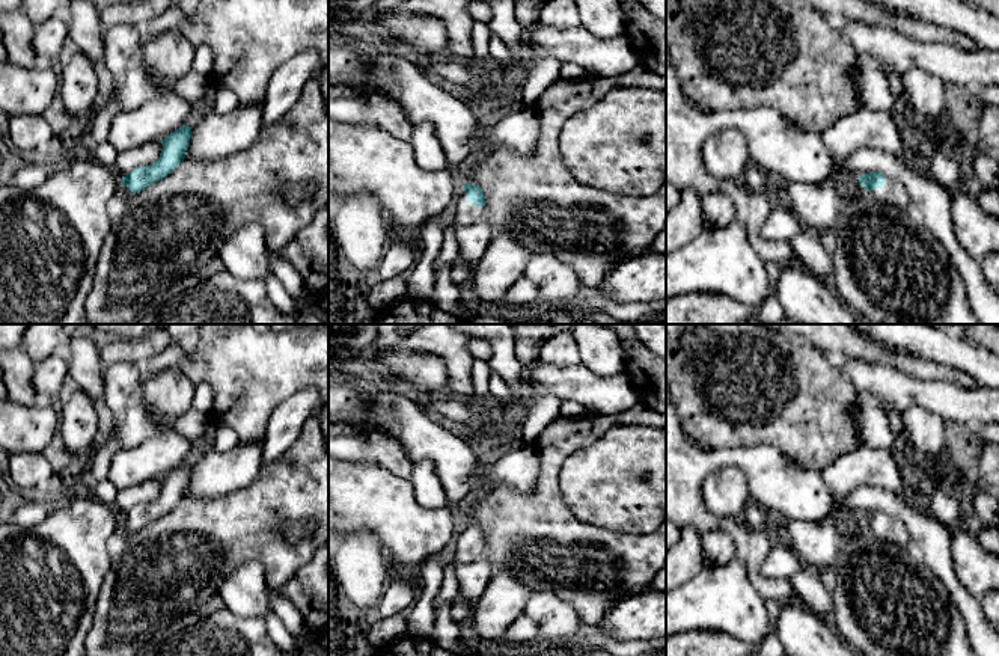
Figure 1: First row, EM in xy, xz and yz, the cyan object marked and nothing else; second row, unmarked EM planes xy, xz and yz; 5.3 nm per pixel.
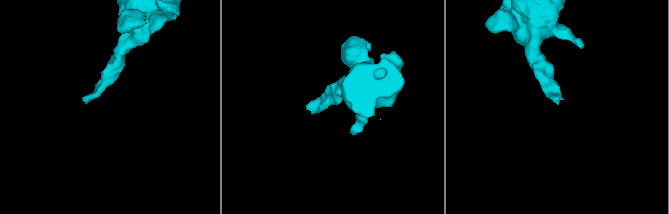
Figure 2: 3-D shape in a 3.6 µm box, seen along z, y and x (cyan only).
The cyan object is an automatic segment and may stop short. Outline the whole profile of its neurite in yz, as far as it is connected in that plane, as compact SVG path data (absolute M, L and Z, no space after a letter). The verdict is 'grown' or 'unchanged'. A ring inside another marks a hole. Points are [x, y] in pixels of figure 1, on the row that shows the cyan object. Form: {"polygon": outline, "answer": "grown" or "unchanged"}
{"polygon": "M869 172L857 178L859 184L884 204L901 210L912 208L910 198L904 187L894 178L881 172Z", "answer": "grown"}

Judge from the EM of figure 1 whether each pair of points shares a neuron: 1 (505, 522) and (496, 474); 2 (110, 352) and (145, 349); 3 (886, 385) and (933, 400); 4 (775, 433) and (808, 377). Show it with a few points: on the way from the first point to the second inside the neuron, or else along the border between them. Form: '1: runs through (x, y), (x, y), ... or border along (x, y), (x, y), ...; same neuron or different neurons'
1: border along (535, 484), (531, 492), (494, 486), (469, 502); different neurons
2: runs through (119, 350), (136, 350); same neuron
3: runs through (898, 391), (921, 394); same neuron
4: runs through (788, 419), (797, 410), (800, 391); same neuron

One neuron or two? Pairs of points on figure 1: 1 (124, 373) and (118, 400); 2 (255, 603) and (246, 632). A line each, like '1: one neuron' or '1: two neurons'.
1: one neuron
2: two neurons

